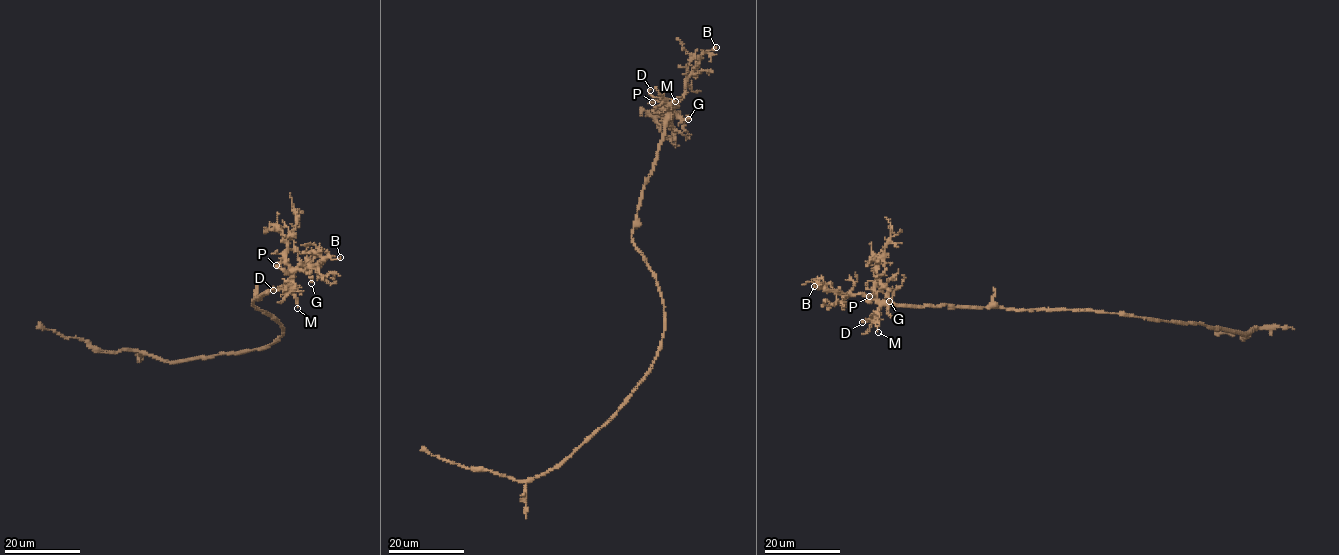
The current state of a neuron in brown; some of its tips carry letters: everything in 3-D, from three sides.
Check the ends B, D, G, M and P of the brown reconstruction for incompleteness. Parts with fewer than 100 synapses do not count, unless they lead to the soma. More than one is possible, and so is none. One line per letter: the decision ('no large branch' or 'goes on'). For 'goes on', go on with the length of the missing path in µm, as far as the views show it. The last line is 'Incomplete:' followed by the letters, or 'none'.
B: goes on | 40 µm
D: no large branch
G: no large branch
M: no large branch
P: no large branch
Incomplete: B

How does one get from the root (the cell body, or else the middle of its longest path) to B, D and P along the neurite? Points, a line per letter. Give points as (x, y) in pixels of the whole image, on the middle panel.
B: (664, 323), (656, 274), (633, 241), (633, 225), (668, 110), (682, 96), (697, 60), (716, 47)
D: (664, 323), (664, 303), (656, 274), (632, 237), (644, 181), (671, 108), (650, 90)
P: (664, 323), (664, 303), (656, 274), (632, 237), (642, 187), (652, 170), (668, 114), (667, 103), (652, 102)

